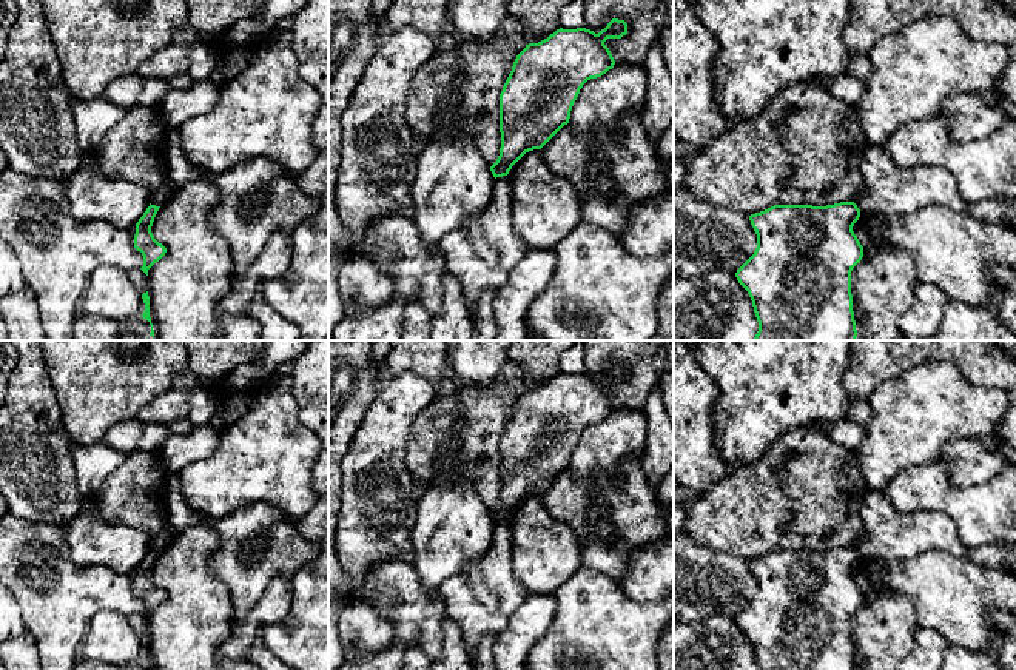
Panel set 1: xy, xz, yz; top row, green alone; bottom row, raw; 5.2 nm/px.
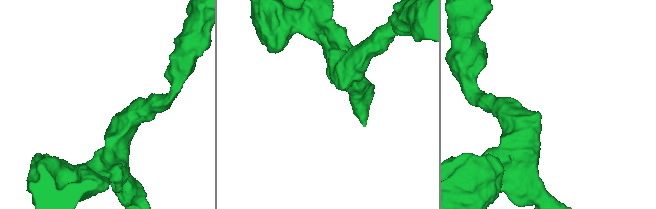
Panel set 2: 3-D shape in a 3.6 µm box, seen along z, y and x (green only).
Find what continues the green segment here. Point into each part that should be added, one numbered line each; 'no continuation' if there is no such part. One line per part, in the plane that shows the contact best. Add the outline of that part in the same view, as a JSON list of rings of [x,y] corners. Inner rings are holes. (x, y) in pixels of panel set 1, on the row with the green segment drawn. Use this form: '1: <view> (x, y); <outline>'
no continuation

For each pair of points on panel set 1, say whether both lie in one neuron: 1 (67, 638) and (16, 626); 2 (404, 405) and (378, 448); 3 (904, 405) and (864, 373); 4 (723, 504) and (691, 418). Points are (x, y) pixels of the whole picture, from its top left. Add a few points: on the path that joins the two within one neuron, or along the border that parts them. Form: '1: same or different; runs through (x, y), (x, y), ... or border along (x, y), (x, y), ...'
1: different; border along (16, 599), (26, 629)
2: same; runs through (393, 416), (386, 425), (383, 438)
3: different; border along (911, 368), (887, 379), (867, 401)
4: different; border along (728, 472), (697, 496)

